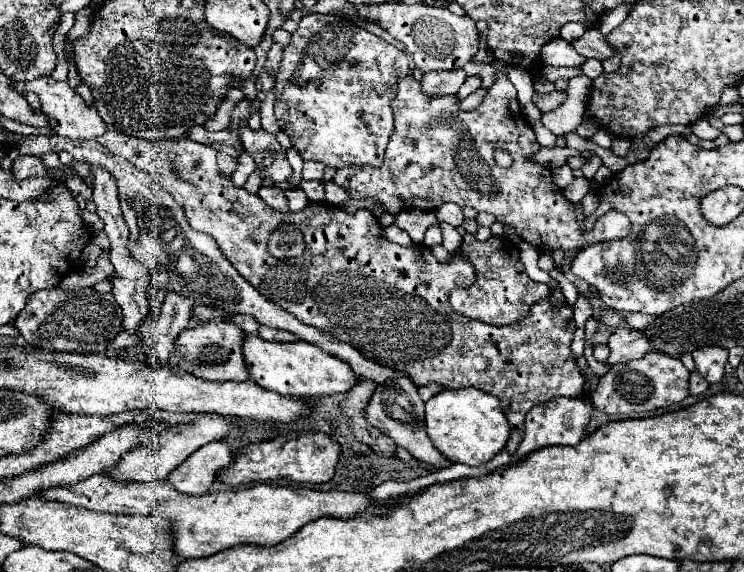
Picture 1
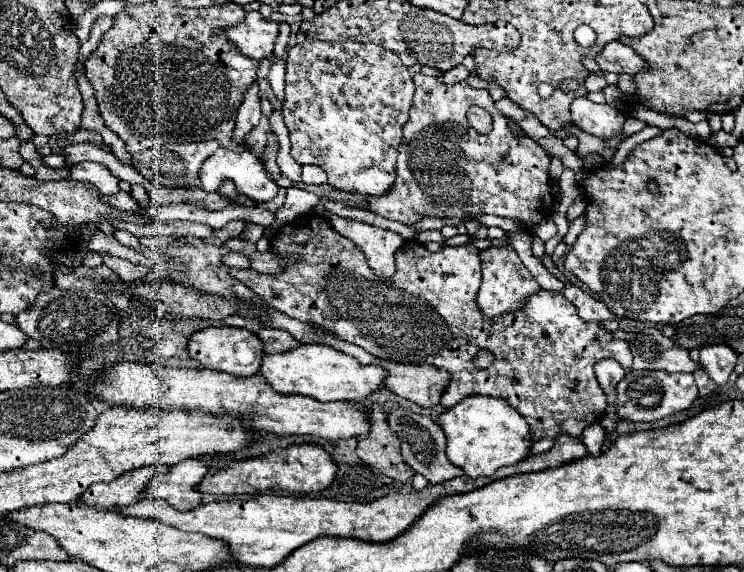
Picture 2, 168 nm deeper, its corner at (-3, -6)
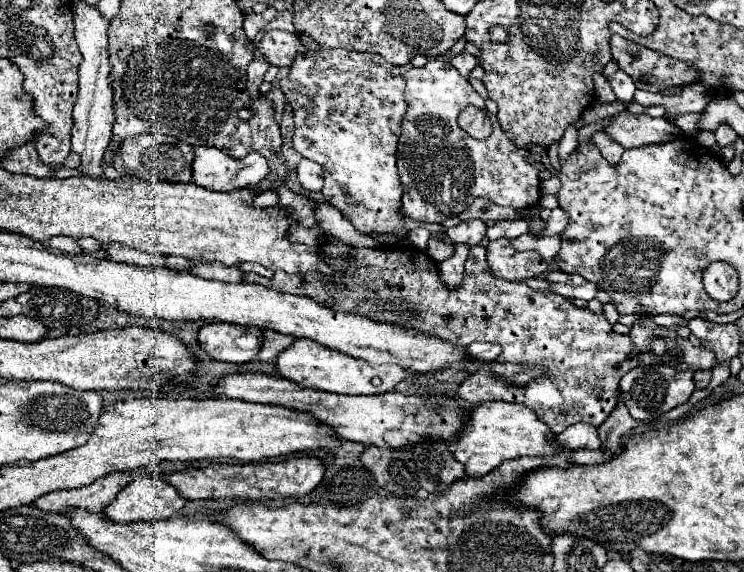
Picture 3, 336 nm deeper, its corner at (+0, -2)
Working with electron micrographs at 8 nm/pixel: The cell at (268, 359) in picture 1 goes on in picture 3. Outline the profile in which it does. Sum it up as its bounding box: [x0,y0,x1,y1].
[276,339,408,395]

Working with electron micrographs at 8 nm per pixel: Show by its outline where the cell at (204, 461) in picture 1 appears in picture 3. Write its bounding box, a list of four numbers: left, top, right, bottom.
[104,475,184,523]

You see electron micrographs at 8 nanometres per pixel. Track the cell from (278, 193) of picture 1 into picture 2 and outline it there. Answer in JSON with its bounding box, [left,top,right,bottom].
[199,147,279,201]

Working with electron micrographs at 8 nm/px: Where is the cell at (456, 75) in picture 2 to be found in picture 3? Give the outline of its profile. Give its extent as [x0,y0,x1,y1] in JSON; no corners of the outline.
[450,51,476,77]

